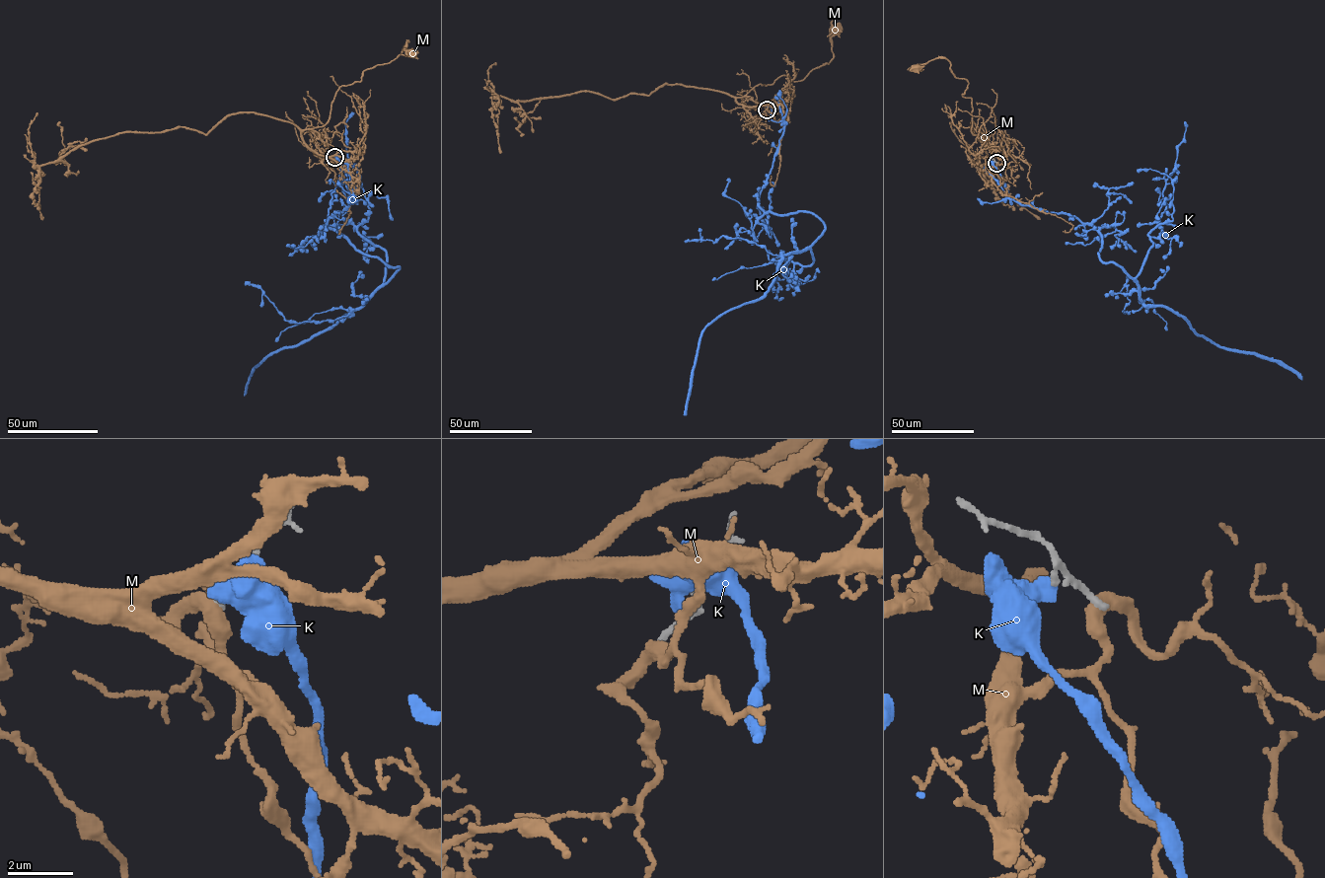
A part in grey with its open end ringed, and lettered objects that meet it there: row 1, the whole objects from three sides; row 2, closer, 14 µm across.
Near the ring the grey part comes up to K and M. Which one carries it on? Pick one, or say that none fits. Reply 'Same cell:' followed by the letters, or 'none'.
Same cell: none

